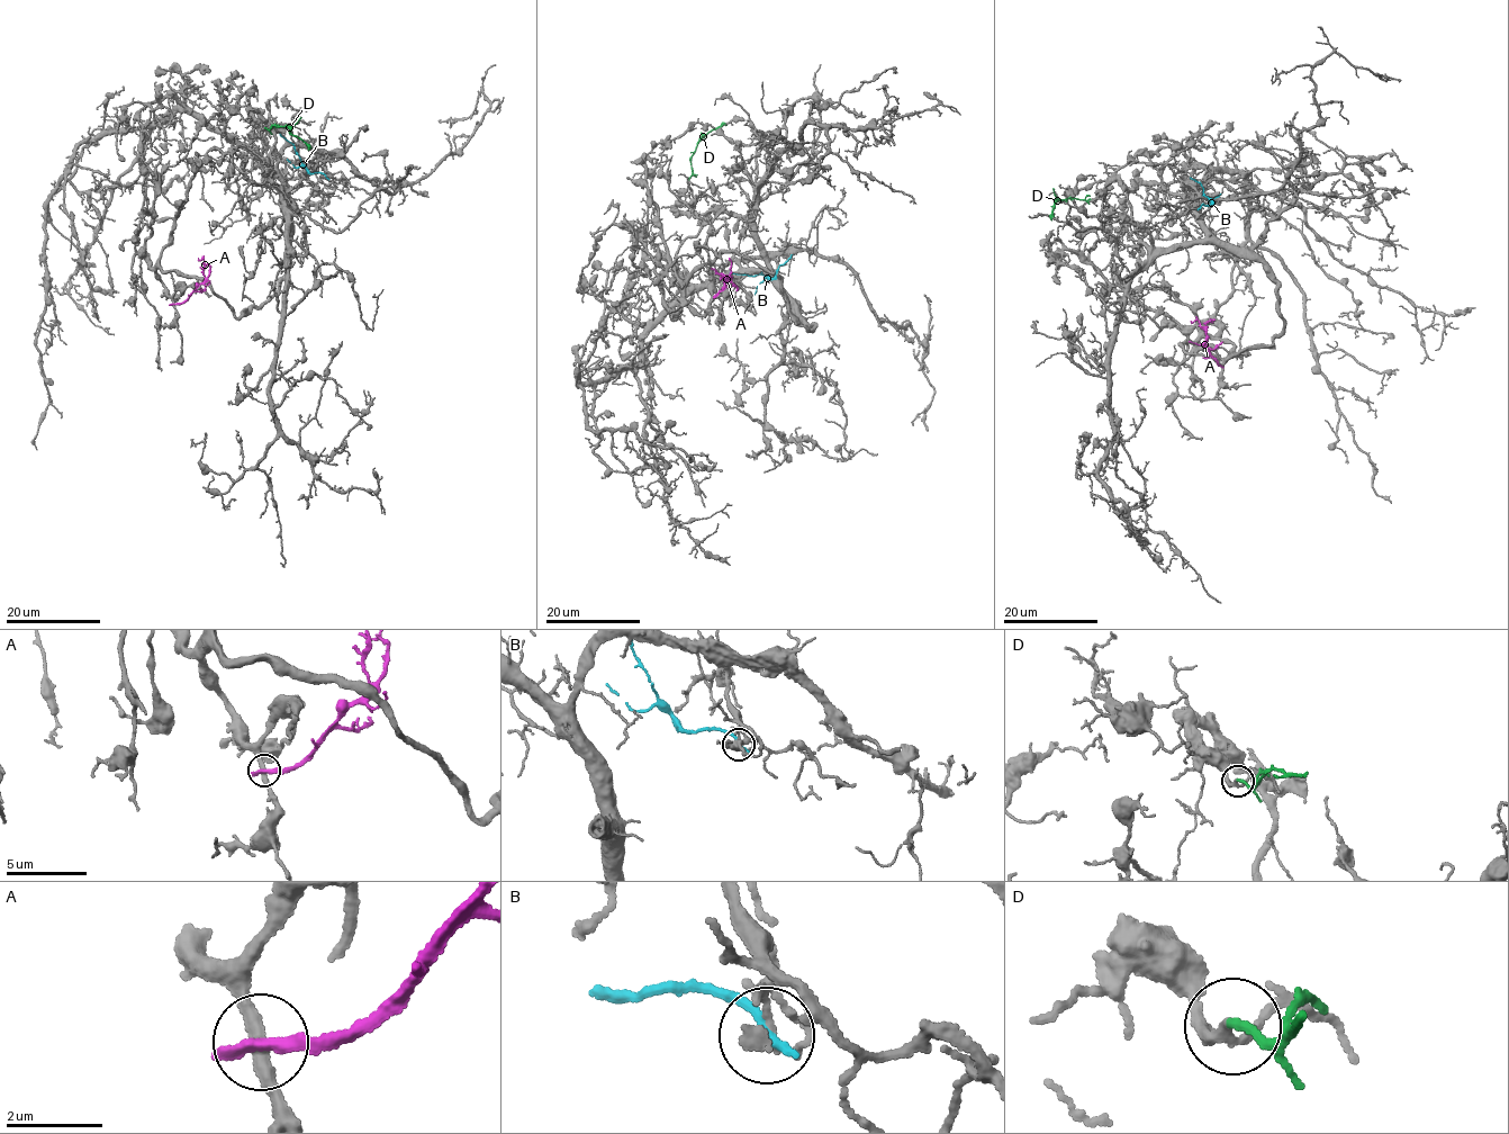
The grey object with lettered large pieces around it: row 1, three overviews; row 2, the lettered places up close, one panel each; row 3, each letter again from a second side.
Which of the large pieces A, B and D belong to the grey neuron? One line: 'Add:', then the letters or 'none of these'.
Add: D

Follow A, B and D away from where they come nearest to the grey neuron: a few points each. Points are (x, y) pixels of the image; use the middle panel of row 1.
A: (716, 296), (729, 277), (711, 269)
B: (788, 258), (771, 278), (730, 272)
D: (689, 179), (690, 156), (697, 142), (724, 124)

